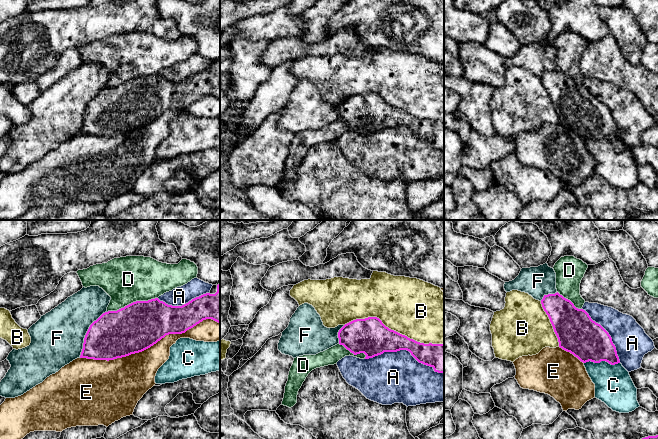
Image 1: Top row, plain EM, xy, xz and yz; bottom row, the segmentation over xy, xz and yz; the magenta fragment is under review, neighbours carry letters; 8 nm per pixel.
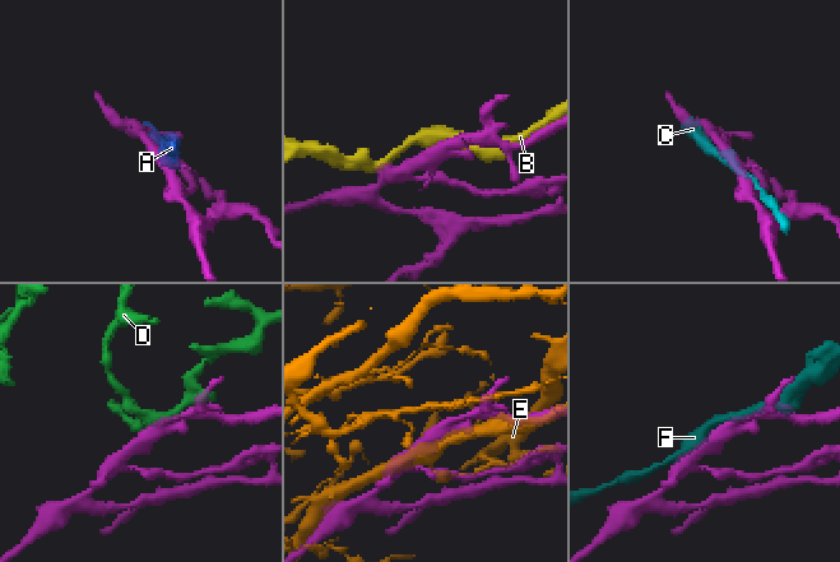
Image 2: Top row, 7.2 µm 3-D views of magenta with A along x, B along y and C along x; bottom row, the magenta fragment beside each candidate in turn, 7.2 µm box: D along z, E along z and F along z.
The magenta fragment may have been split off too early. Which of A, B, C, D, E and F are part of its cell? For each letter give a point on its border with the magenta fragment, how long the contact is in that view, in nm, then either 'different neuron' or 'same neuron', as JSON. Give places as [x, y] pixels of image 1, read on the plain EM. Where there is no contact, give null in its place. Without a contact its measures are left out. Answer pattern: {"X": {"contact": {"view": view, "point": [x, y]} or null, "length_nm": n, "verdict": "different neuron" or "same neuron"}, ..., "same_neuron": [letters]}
{"A": {"contact": {"view": "xz", "point": [404, 125]}, "length_nm": 650, "verdict": "different neuron"}, "B": {"contact": {"view": "xz", "point": [393, 106]}, "length_nm": 800, "verdict": "different neuron"}, "C": {"contact": {"view": "yz", "point": [601, 136]}, "length_nm": 280, "verdict": "different neuron"}, "D": {"contact": {"view": "xy", "point": [133, 78]}, "length_nm": 420, "verdict": "same neuron"}, "E": {"contact": {"view": "xy", "point": [149, 123]}, "length_nm": 1150, "verdict": "different neuron"}, "F": {"contact": {"view": "xy", "point": [86, 109]}, "length_nm": 440, "verdict": "different neuron"}, "same_neuron": ["D"]}

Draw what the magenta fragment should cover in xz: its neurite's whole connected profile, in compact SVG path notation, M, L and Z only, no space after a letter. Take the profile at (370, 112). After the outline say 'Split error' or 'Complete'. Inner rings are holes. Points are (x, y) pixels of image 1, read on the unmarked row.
M377 93L356 95L338 108L339 119L316 131L294 134L281 181L289 184L297 179L298 167L308 150L320 143L337 140L345 132L369 135L384 128L407 126L435 148L444 149L444 120L424 120L386 103Z. Split error

